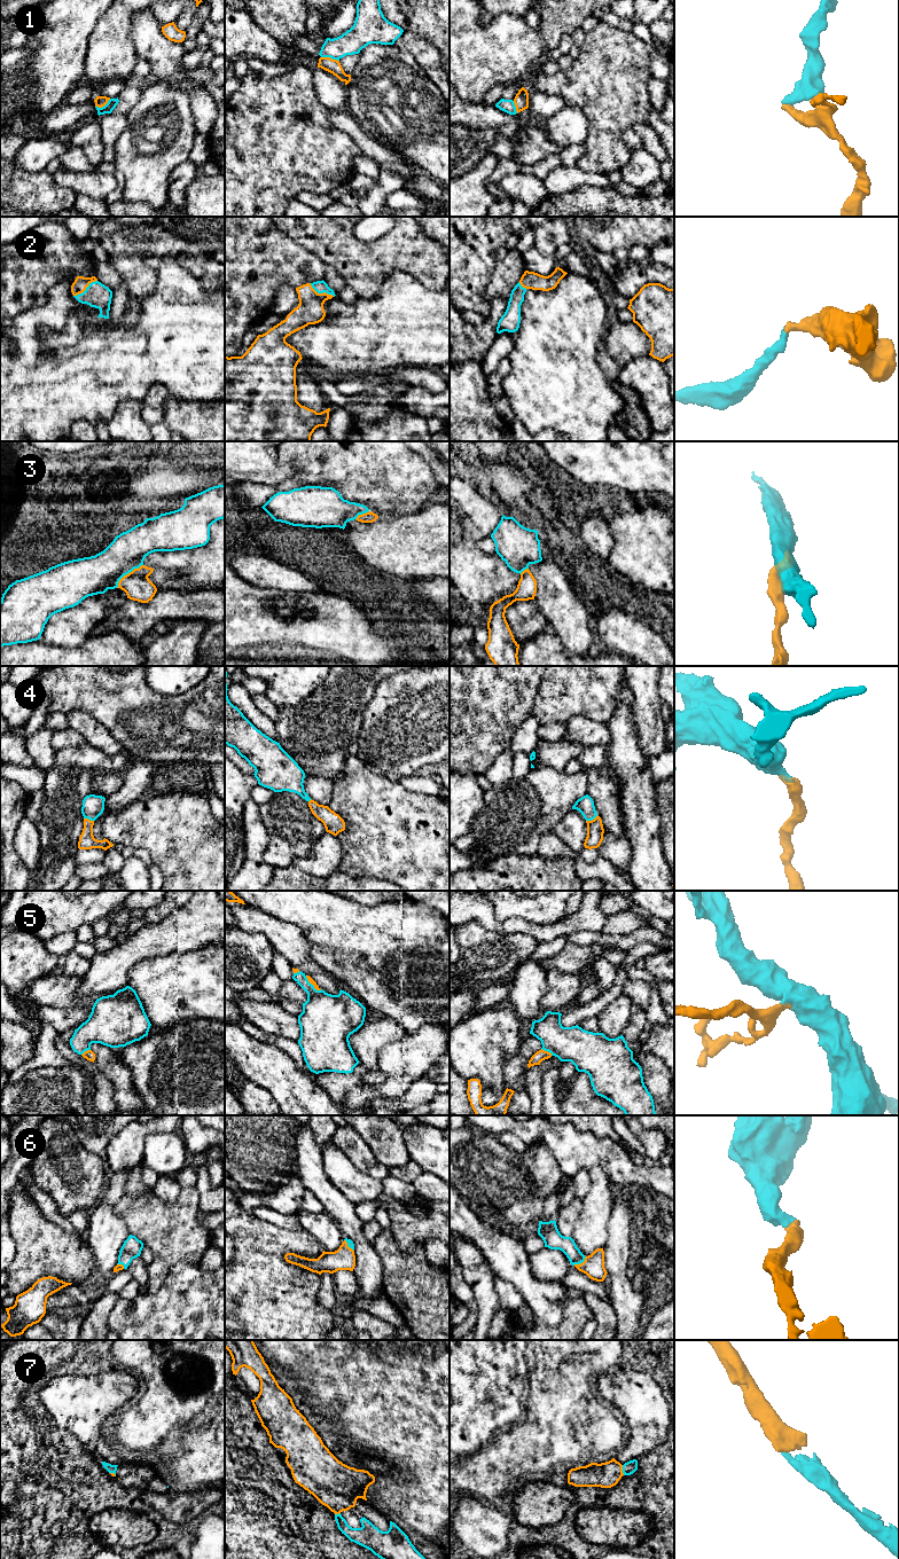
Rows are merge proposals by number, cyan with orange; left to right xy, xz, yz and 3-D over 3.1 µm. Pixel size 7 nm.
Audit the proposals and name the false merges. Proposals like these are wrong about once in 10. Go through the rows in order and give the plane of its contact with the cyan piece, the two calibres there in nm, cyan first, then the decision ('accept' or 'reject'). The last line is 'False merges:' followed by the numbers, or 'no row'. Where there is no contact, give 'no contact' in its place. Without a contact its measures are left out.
1: xz | 170/100 nm | reject
2: xy | 180/100 nm | accept
3: xy | 260/190 nm | accept
4: yz | 120/120 nm | accept
5: yz | 260/80 nm | accept
6: yz | 140/150 nm | accept
7: yz | 90/180 nm | accept
False merges: 1

